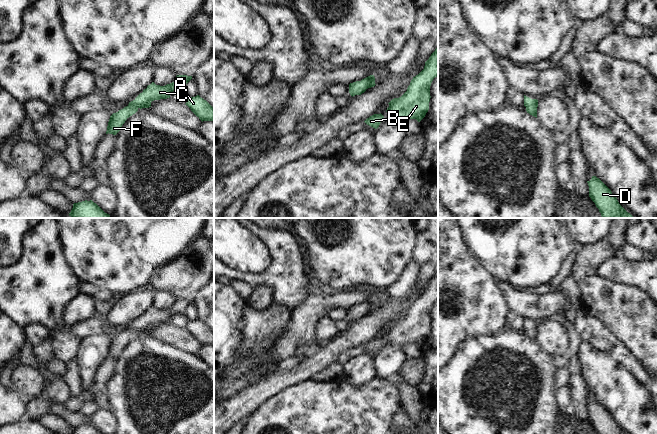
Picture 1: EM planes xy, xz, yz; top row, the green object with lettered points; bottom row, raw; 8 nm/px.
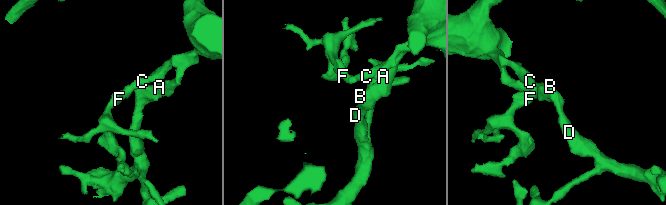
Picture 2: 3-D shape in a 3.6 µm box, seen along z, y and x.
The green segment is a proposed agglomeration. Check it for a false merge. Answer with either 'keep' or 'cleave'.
keep

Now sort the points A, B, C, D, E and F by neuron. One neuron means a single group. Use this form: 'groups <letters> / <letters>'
groups A B C D E F

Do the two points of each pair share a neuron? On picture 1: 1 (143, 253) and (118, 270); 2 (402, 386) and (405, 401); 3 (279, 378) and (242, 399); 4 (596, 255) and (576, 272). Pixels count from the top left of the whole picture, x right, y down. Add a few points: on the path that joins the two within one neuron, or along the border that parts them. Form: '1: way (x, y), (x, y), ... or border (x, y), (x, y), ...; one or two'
1: way (137, 257), (124, 267); one
2: way (404, 390), (405, 397); one
3: way (270, 385), (251, 398); one
4: way (591, 258), (581, 268); one

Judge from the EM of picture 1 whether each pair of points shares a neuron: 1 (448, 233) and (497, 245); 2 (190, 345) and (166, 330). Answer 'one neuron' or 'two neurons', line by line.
1: two neurons
2: one neuron

